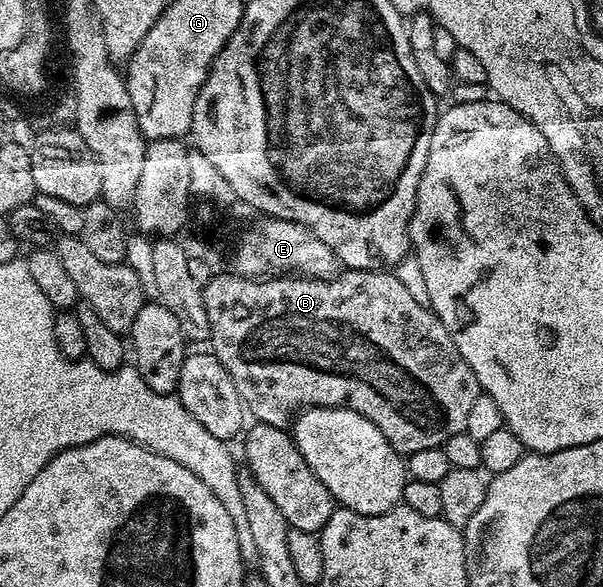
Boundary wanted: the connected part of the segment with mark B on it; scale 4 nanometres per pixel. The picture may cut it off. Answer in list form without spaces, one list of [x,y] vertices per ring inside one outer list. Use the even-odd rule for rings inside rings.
[[[347,268],[342,272],[336,273],[328,279],[300,278],[298,276],[246,278],[234,272],[228,272],[228,274],[215,272],[209,282],[202,285],[205,313],[209,316],[209,328],[211,329],[210,349],[217,356],[217,360],[221,360],[221,364],[225,364],[229,376],[233,376],[233,384],[237,384],[237,392],[241,396],[244,407],[250,413],[252,410],[259,417],[256,419],[264,426],[287,428],[292,425],[293,415],[300,408],[346,406],[348,410],[355,410],[361,416],[365,416],[365,420],[377,424],[377,428],[381,428],[381,436],[385,436],[385,440],[389,440],[391,447],[400,456],[410,456],[413,452],[423,451],[424,448],[442,447],[443,443],[449,440],[449,436],[464,433],[467,429],[473,400],[477,400],[481,391],[473,368],[469,368],[469,364],[465,364],[465,360],[461,356],[457,344],[449,336],[445,324],[441,324],[441,320],[430,305],[413,300],[413,295],[405,289],[405,284],[401,284],[401,280],[397,280],[395,273],[388,272],[383,268],[377,270]]]

